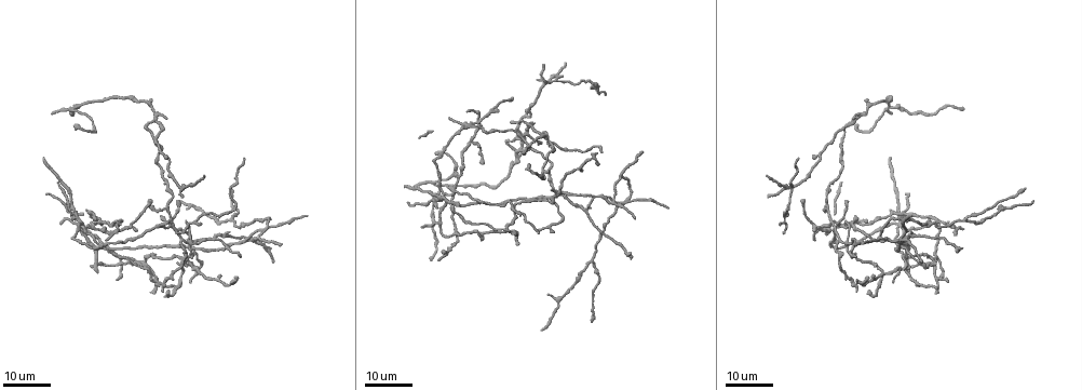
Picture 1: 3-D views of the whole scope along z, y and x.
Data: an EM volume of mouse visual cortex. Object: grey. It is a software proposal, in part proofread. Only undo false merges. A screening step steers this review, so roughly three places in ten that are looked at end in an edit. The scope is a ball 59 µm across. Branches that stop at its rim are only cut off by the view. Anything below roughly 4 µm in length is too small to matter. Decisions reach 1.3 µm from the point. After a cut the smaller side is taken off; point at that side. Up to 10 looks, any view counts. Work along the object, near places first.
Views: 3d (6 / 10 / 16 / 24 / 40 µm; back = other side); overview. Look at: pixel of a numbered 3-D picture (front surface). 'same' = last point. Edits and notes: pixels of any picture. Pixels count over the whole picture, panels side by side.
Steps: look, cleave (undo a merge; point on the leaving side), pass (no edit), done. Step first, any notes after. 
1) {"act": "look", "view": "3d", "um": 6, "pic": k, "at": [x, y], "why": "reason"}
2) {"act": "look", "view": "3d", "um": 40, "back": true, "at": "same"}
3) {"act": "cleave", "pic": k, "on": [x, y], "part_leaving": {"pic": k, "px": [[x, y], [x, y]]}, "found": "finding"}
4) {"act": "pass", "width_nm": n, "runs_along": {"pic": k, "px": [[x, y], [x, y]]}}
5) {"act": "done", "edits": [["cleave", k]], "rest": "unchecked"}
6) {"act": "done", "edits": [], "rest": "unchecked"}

{"act": "look", "view": "3d", "um": 16, "pic": 1, "at": [846, 245], "why": "looks like a crossing"}

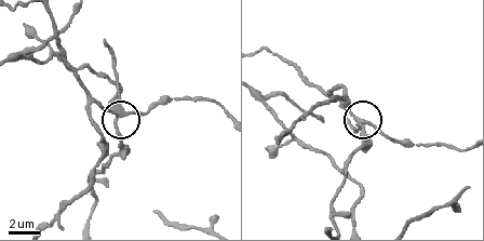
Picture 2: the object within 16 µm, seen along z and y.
{"act": "look", "view": "3d", "um": 6, "pic": 2, "at": [122, 114], "why": "zoom in"}

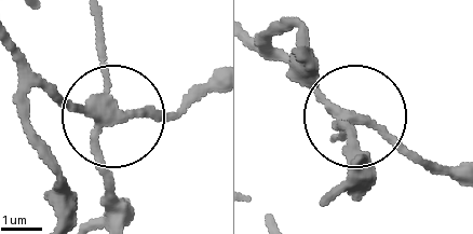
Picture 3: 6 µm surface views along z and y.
{"act": "cleave", "pic": 3, "on": [106, 49], "width_nm": 260, "part_leaving": {"pic": 3, "px": [[104, 116], [93, 154], [104, 206], [93, 216]]}, "found": "a second cell is stuck on"}

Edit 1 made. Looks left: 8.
{"act": "look", "view": "overview"}

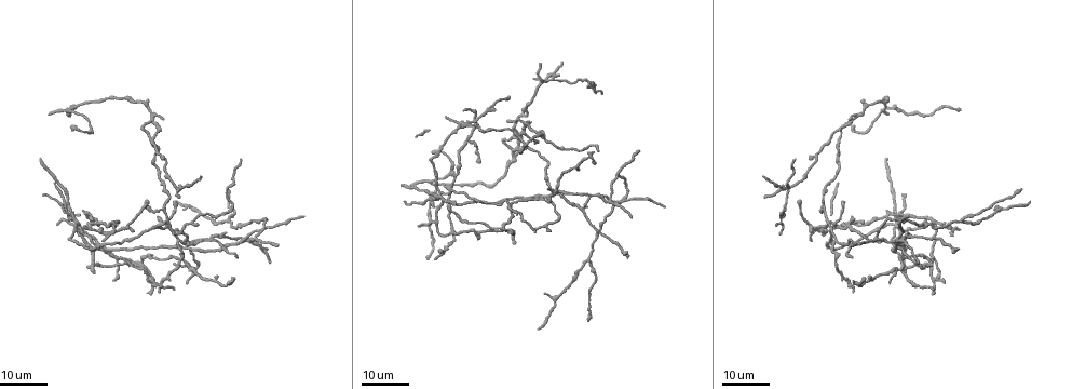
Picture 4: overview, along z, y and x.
{"act": "look", "view": "3d", "um": 24, "pic": 4, "at": [875, 237], "why": "a fork"}

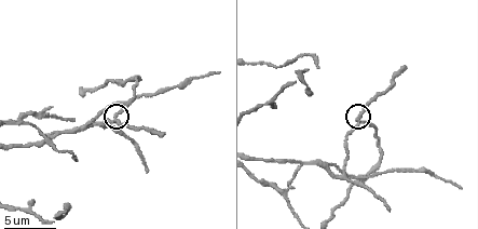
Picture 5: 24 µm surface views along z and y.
{"act": "look", "view": "3d", "um": 10, "pic": 5, "at": [114, 118]}

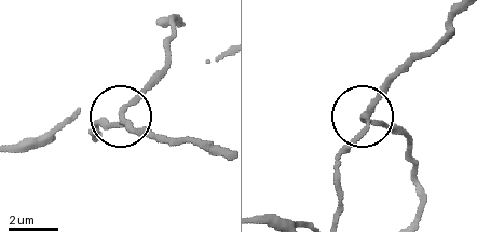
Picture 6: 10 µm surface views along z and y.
{"act": "pass", "width_nm": 210, "runs_along": {"pic": 6, "px": [[332, 218], [340, 150], [369, 107], [404, 71]]}, "found": "all the same cell"}

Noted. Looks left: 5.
{"act": "look", "view": "3d", "um": 16, "pic": 4, "at": [227, 220], "why": "side arm on a straight run"}

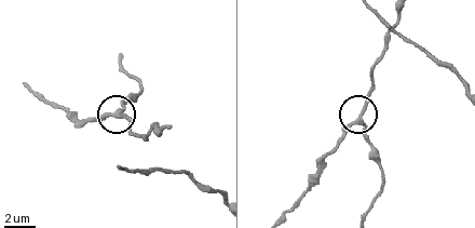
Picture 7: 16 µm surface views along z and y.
{"act": "look", "view": "3d", "um": 6, "pic": 7, "at": [356, 122]}

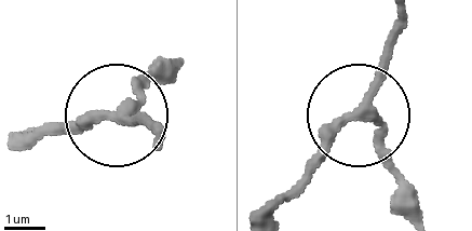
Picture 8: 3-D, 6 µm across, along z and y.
{"act": "pass", "width_nm": 240, "runs_along": {"pic": 8, "px": [[399, 13], [364, 113], [395, 175]]}, "found": "one cell here"}

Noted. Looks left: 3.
{"act": "look", "view": "3d", "um": 10, "pic": 5, "at": [86, 125], "why": "thin arm on a thick one"}

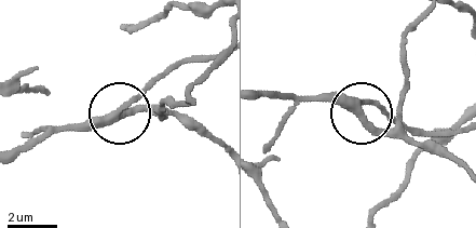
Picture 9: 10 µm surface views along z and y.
{"act": "pass", "width_nm": 300, "runs_along": {"pic": 9, "px": [[262, 90], [355, 110], [374, 102], [408, 124]]}, "found": "continuous, no second cell"}

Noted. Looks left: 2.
{"act": "look", "view": "3d", "um": 16, "pic": 4, "at": [782, 188], "why": "three arms meet"}

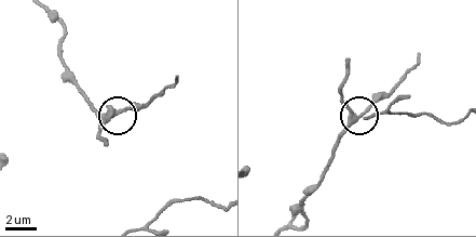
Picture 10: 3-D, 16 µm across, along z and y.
{"act": "look", "view": "3d", "um": 6, "pic": 10, "at": [113, 113]}

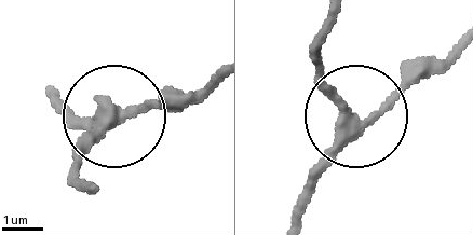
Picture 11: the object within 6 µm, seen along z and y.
{"act": "pass", "runs_along": {"pic": 11, "px": [[53, 92], [80, 119], [180, 101]]}, "found": "all the same cell"}

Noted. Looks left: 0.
{"act": "done", "edits": [["cleave", 3]], "rest": "unchecked"}

